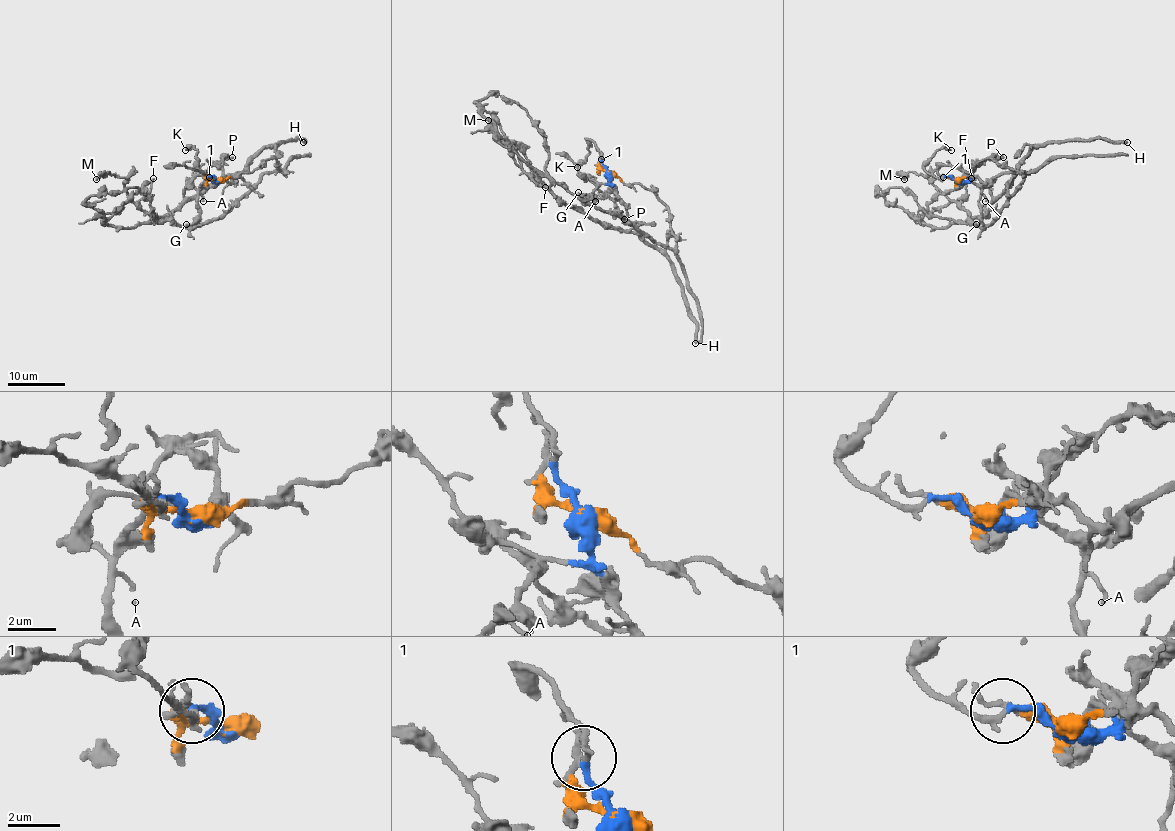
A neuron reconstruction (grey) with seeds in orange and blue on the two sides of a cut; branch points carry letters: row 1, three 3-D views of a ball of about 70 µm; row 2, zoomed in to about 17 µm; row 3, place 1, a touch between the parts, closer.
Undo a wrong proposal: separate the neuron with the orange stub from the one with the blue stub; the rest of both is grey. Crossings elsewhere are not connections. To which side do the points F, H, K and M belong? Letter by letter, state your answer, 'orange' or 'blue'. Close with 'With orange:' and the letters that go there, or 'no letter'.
F: blue
H: blue
K: blue
M: blue
With orange: no letter

